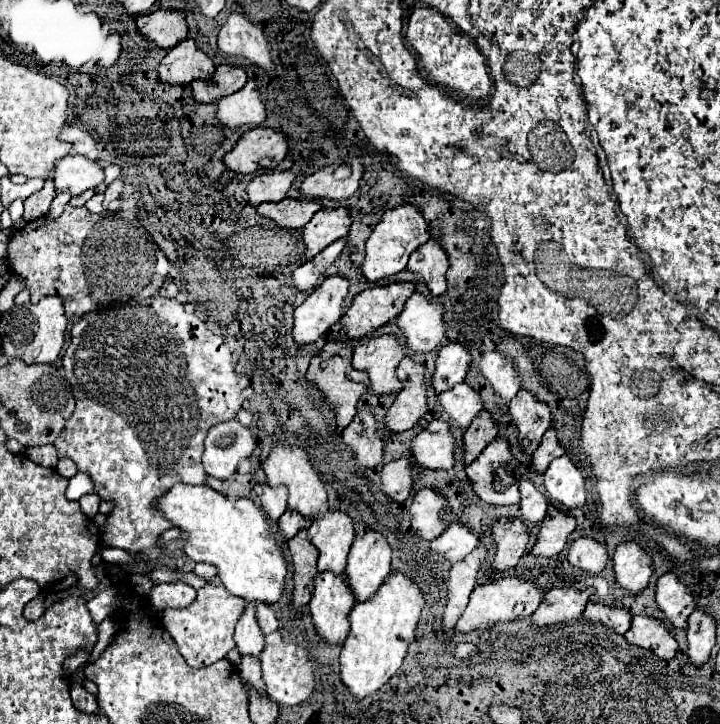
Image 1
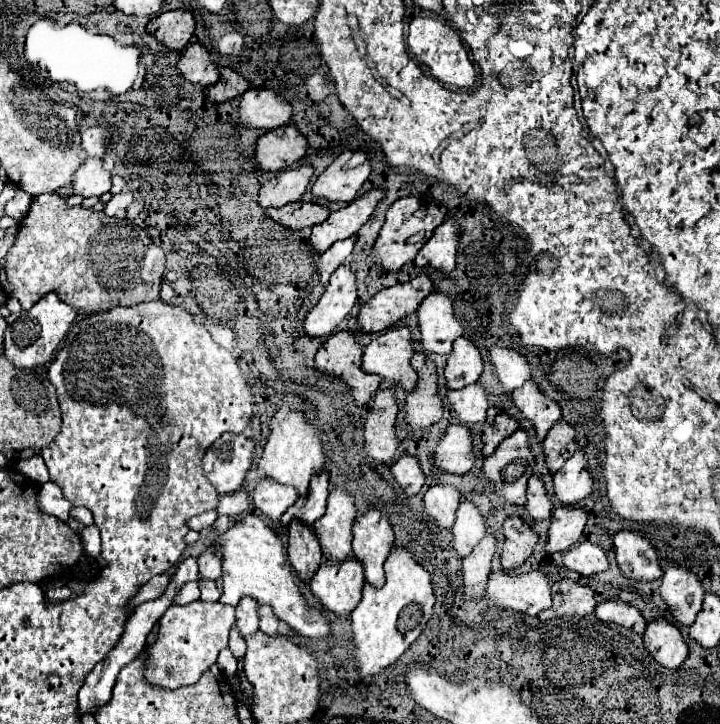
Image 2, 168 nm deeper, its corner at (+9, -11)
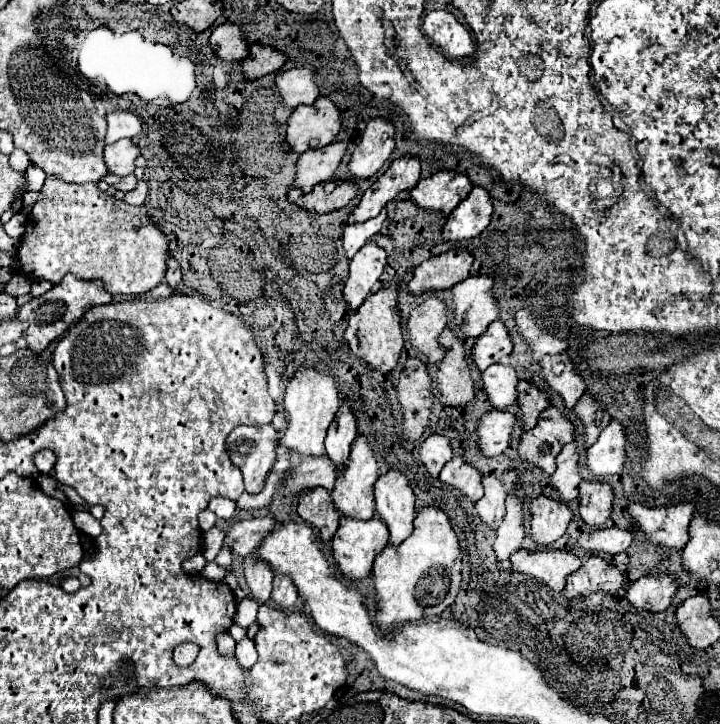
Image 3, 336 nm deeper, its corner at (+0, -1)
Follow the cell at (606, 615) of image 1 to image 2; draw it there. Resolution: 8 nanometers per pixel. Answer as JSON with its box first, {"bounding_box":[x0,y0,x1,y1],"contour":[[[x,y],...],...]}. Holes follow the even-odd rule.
{"bounding_box":[594,599,646,633],"contour":[[[610,599],[610,601],[600,603],[594,613],[600,621],[616,623],[616,625],[632,629],[636,633],[644,633],[644,629],[646,629],[646,619],[642,617],[642,613],[636,607],[632,607],[630,603],[624,603],[620,599]]]}

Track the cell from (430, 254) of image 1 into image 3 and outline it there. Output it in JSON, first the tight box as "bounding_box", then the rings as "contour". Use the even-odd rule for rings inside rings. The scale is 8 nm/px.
{"bounding_box":[441,187,491,241],"contour":[[[473,187],[471,193],[447,217],[441,237],[445,241],[469,241],[477,237],[491,221],[491,201],[483,187]]]}

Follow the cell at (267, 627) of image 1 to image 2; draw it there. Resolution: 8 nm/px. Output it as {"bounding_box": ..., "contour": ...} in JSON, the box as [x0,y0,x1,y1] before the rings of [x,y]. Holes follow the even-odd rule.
{"bounding_box":[258,605,280,635],"contour":[[[260,605],[260,607],[258,607],[258,613],[260,613],[260,629],[262,629],[266,635],[268,635],[268,633],[270,633],[270,635],[276,635],[280,619],[276,619],[272,607],[270,607],[270,605]]]}

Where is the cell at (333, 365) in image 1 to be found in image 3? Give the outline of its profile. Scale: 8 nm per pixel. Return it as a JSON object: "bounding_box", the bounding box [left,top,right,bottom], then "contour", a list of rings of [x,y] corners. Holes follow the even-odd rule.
{"bounding_box":[343,285,403,375],"contour":[[[387,285],[387,287],[379,289],[377,293],[367,295],[363,305],[349,319],[349,325],[347,325],[345,335],[343,335],[343,341],[347,343],[351,353],[355,353],[367,365],[371,365],[373,369],[379,369],[385,375],[395,369],[397,359],[399,359],[401,349],[403,349],[403,331],[399,325],[395,293],[397,293],[397,287]]]}

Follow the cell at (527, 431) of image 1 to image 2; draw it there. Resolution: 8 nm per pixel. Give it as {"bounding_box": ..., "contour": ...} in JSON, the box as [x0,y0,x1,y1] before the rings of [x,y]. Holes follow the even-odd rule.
{"bounding_box":[512,381,562,441],"contour":[[[526,381],[524,387],[516,389],[512,393],[512,399],[516,407],[526,415],[534,427],[536,427],[536,439],[542,441],[548,433],[548,429],[562,417],[562,411],[558,403],[550,397],[546,397],[536,381]]]}

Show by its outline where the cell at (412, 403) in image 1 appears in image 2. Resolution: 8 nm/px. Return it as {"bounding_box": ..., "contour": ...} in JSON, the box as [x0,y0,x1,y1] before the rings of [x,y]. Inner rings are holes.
{"bounding_box":[404,353,444,429],"contour":[[[414,353],[412,367],[418,371],[420,383],[412,393],[408,393],[404,415],[412,429],[424,429],[444,417],[444,403],[438,397],[436,363],[426,353]]]}

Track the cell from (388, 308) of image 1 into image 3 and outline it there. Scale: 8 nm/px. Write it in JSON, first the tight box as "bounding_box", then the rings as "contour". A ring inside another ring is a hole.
{"bounding_box":[409,249,473,297],"contour":[[[463,249],[431,257],[413,269],[413,279],[409,281],[409,293],[419,297],[427,291],[451,289],[455,283],[469,277],[471,263],[473,257]]]}

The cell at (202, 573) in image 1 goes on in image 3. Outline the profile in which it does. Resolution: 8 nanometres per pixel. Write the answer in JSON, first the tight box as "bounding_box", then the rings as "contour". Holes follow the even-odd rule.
{"bounding_box":[223,517,275,559],"contour":[[[267,517],[239,521],[229,529],[223,545],[229,547],[233,555],[245,559],[249,553],[255,551],[255,547],[273,527],[275,527],[275,519],[267,519]]]}

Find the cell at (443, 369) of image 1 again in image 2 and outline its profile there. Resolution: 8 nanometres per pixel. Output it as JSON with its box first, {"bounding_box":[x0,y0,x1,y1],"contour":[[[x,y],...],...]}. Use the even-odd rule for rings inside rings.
{"bounding_box":[444,337,484,389],"contour":[[[466,337],[456,339],[444,371],[448,387],[462,389],[470,383],[476,383],[478,377],[482,375],[482,369],[484,369],[484,361],[478,347]]]}

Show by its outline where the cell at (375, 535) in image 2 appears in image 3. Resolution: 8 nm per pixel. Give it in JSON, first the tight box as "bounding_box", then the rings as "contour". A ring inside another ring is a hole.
{"bounding_box":[375,469,415,545],"contour":[[[389,469],[375,483],[375,513],[389,529],[389,545],[399,545],[413,531],[415,495],[407,477]]]}

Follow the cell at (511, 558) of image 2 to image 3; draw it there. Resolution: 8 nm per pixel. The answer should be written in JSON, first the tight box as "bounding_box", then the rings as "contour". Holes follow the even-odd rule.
{"bounding_box":[529,495,571,547],"contour":[[[545,495],[533,499],[529,503],[531,511],[531,539],[535,545],[547,547],[557,541],[571,521],[571,511],[565,503],[553,501]]]}

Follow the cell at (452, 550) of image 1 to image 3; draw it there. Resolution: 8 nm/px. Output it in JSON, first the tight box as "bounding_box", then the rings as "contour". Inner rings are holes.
{"bounding_box":[475,475,505,529],"contour":[[[493,475],[489,477],[483,477],[483,489],[485,489],[485,495],[481,497],[479,503],[475,503],[475,511],[479,515],[479,519],[495,529],[501,521],[503,521],[503,515],[505,515],[505,489],[501,485],[499,479],[495,479]]]}

